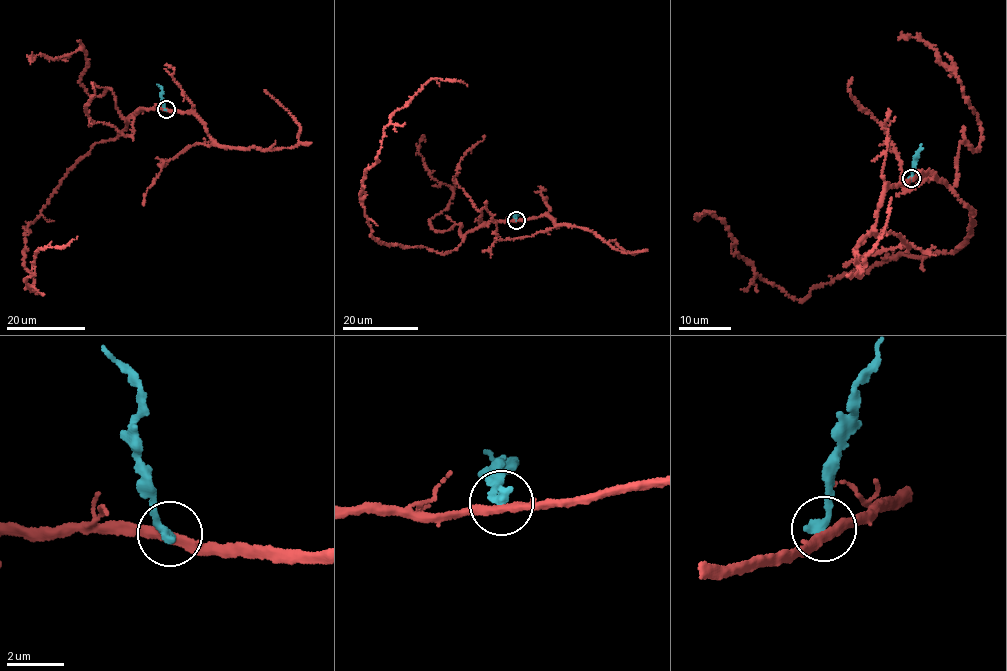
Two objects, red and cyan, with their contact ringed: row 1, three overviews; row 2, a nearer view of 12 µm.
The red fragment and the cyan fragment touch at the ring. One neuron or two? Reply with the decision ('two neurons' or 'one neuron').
two neurons

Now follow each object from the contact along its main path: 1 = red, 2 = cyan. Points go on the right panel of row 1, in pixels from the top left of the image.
1: (911, 179), (928, 171), (975, 211), (965, 243), (840, 275), (806, 298), (767, 283), (728, 226), (701, 215)
2: (911, 179), (922, 143)

